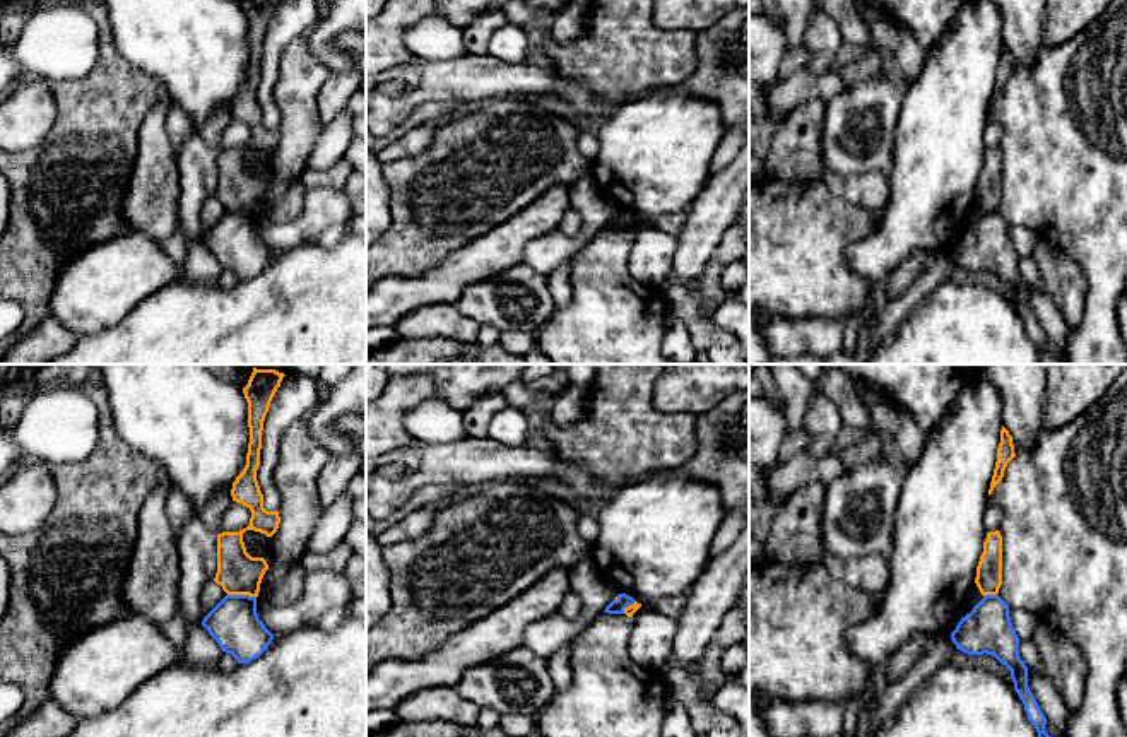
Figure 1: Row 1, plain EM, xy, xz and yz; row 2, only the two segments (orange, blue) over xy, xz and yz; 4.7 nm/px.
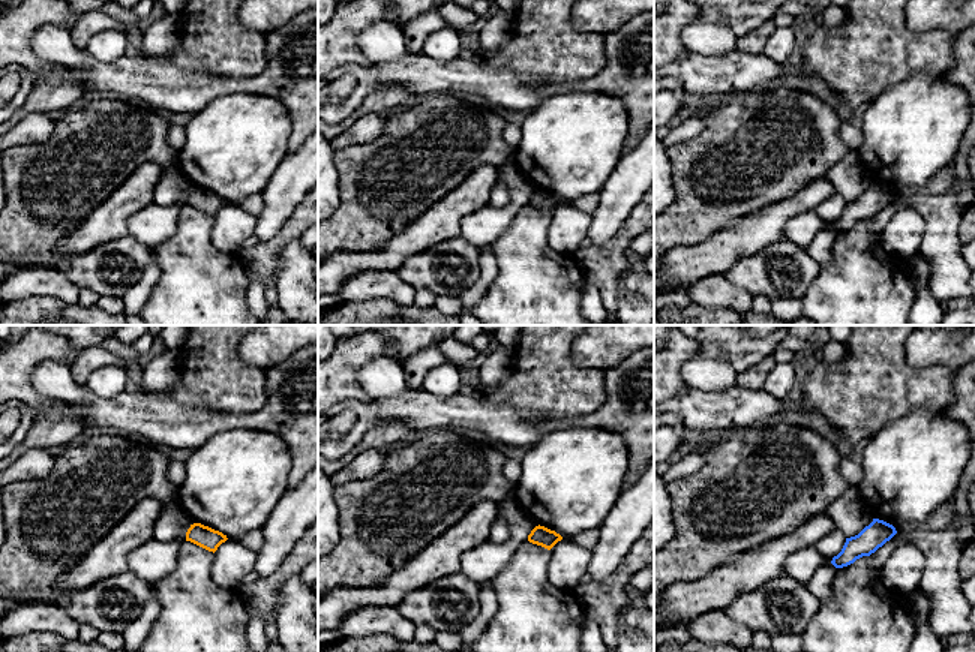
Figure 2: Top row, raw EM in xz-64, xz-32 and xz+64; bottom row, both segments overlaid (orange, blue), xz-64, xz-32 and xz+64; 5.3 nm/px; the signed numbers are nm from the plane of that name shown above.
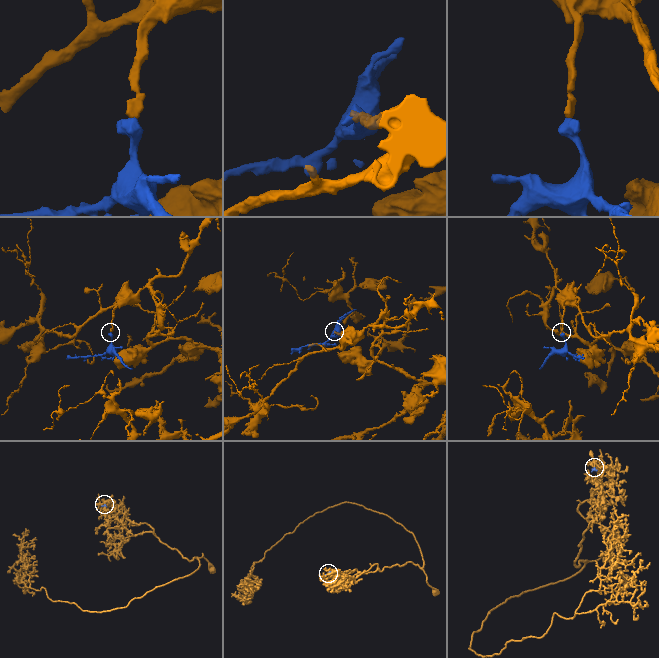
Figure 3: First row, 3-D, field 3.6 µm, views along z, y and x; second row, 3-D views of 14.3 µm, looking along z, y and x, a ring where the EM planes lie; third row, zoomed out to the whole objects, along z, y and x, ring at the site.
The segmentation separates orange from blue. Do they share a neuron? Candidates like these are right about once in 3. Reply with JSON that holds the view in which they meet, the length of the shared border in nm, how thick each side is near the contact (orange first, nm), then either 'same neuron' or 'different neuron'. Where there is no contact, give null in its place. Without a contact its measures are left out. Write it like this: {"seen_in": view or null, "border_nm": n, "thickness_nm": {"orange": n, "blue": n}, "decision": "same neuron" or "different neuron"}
{"seen_in": "xy", "border_nm": 140, "thickness_nm": {"orange": 200, "blue": 240}, "decision": "different neuron"}

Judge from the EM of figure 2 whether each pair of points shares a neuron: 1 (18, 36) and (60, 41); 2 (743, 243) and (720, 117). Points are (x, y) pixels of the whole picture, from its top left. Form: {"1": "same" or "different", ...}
{"1": "different", "2": "different"}

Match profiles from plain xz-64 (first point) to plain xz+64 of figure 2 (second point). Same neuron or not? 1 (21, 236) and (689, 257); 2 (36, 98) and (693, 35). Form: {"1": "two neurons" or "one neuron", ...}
{"1": "two neurons", "2": "two neurons"}

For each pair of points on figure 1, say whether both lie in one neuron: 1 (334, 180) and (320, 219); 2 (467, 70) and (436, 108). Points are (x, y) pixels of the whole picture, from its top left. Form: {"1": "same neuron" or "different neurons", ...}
{"1": "different neurons", "2": "different neurons"}

